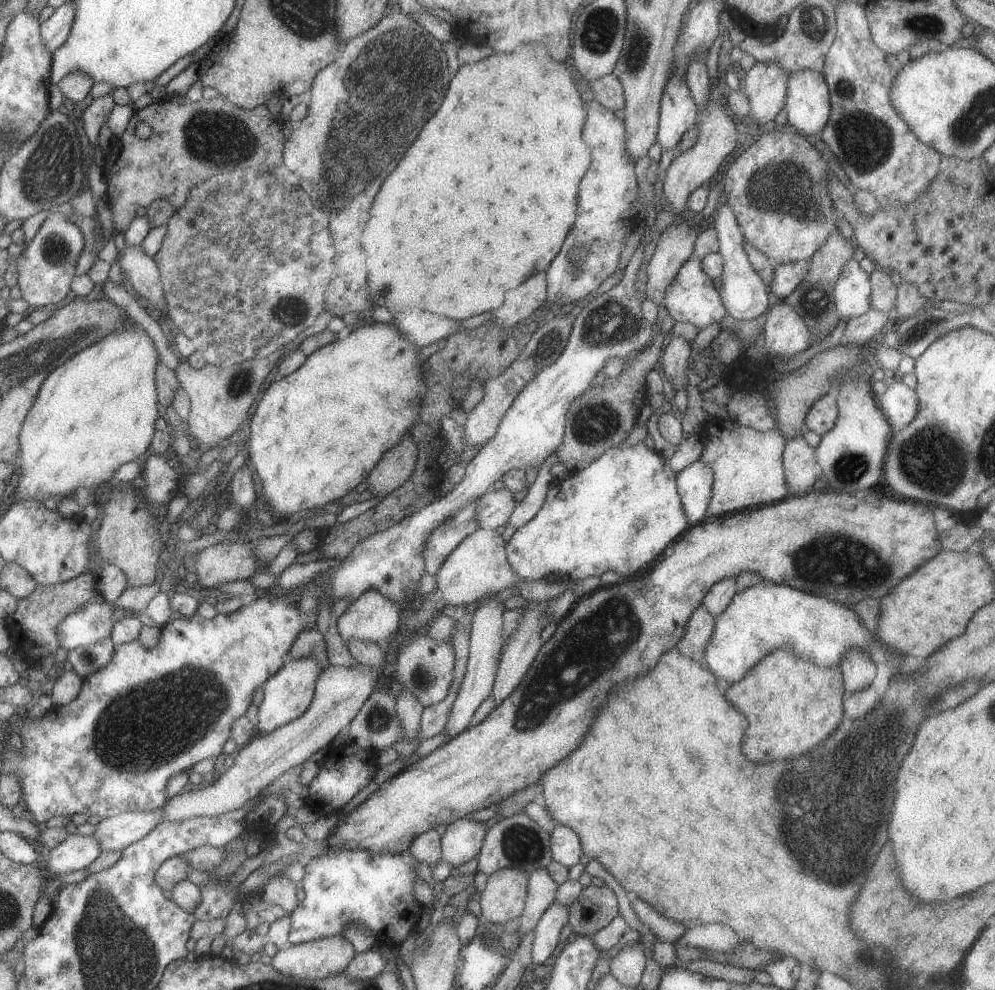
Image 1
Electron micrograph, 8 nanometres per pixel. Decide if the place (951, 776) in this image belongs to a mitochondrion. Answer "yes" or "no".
no

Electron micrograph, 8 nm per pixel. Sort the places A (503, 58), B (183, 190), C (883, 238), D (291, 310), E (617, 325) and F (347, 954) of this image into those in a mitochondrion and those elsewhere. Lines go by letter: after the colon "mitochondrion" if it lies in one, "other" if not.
A: other
B: other
C: other
D: mitochondrion
E: mitochondrion
F: other

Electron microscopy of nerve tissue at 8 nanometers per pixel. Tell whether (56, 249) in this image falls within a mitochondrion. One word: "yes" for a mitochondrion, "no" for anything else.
yes

